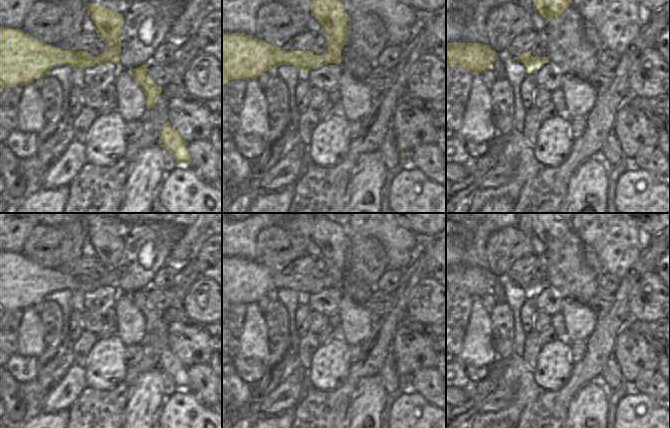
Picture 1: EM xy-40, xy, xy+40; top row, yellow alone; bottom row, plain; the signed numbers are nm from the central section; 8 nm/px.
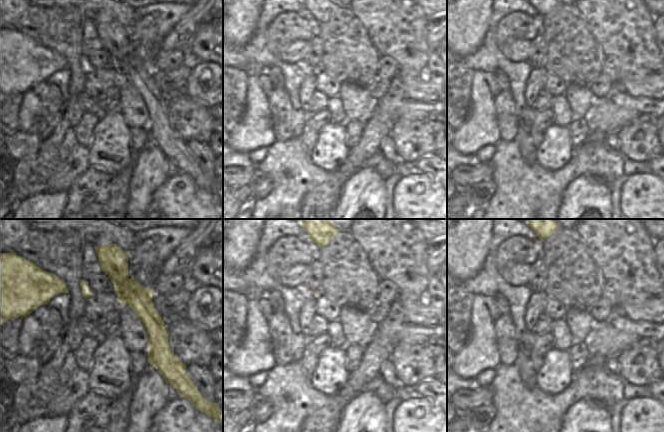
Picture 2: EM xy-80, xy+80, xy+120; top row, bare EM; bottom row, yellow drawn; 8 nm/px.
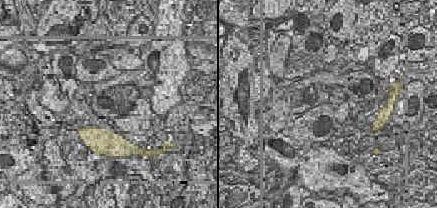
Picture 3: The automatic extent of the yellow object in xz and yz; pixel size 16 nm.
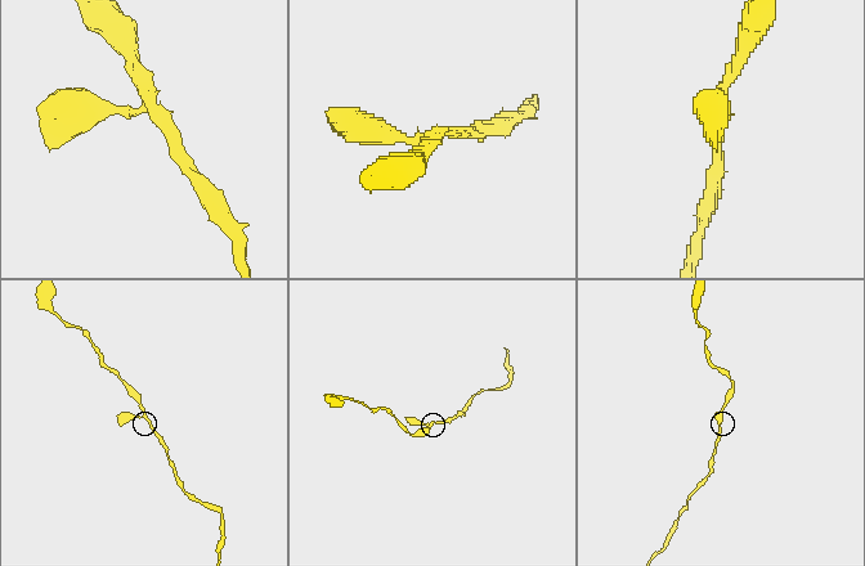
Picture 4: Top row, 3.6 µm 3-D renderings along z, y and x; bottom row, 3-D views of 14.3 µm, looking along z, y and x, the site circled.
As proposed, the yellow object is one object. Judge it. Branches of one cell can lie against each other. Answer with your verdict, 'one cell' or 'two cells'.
two cells

